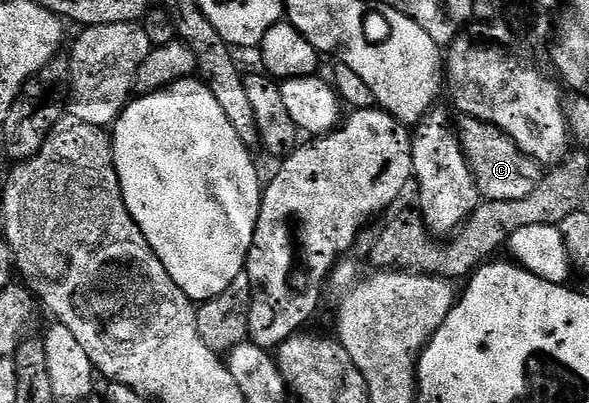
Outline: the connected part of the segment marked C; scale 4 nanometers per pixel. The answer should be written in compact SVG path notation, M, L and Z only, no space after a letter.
M469 114L457 117L454 129L464 149L464 155L468 157L468 163L472 165L472 171L476 174L476 183L481 199L485 202L494 200L522 200L522 196L530 196L534 188L538 188L542 177L542 167L506 132L502 132L494 124L486 124L486 120L478 120Z

